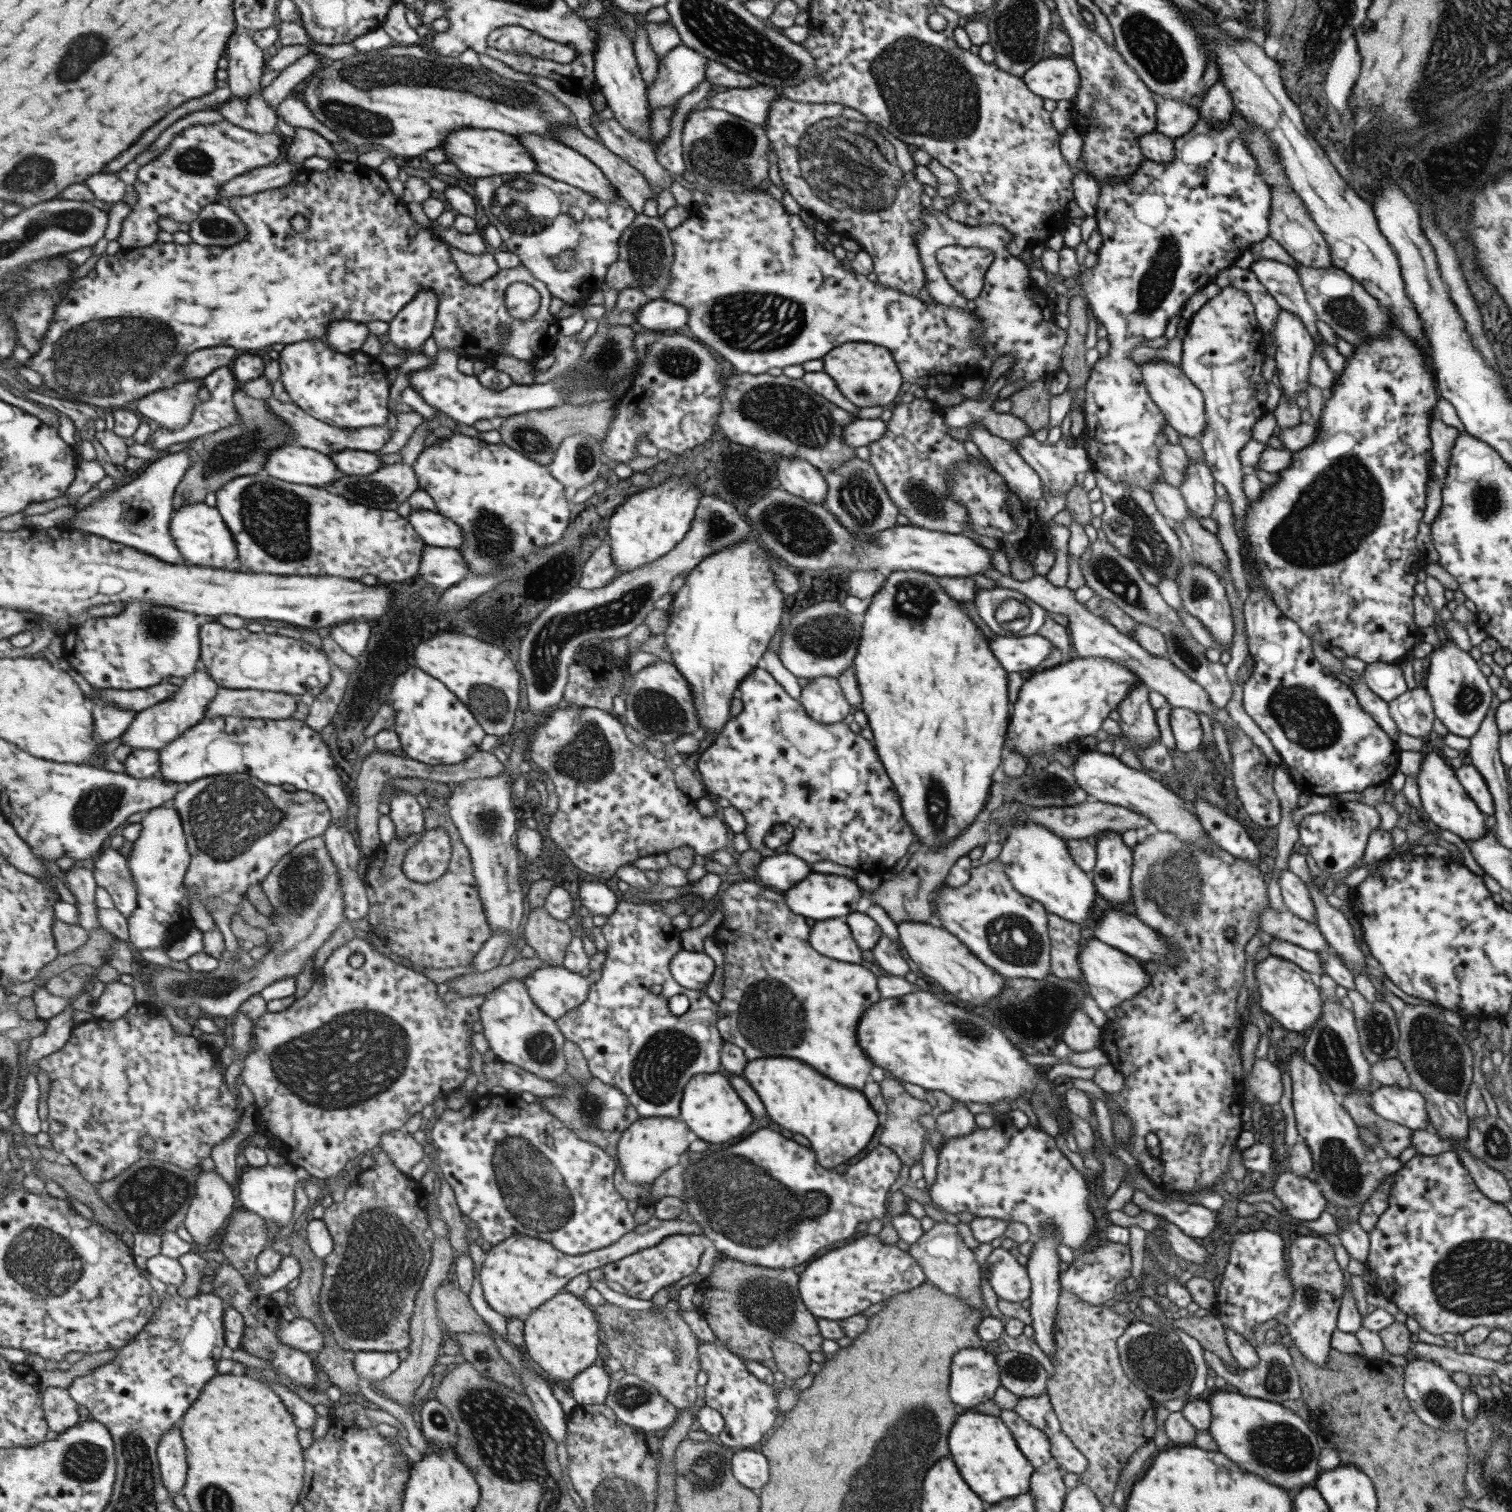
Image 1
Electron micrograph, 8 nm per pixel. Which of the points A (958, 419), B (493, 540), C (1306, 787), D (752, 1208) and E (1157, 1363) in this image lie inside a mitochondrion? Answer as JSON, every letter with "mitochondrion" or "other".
{"A":"other","B":"mitochondrion","C":"other","D":"mitochondrion","E":"mitochondrion"}

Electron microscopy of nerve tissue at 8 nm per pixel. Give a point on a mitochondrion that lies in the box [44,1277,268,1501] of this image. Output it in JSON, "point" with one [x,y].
{"point":[84,1461]}

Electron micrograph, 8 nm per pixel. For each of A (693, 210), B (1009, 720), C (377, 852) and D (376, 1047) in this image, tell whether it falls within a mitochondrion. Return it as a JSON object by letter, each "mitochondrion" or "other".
{"A":"other","B":"other","C":"other","D":"mitochondrion"}

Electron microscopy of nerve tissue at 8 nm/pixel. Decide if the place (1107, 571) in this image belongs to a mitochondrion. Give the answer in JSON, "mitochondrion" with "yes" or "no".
{"mitochondrion":"yes"}

